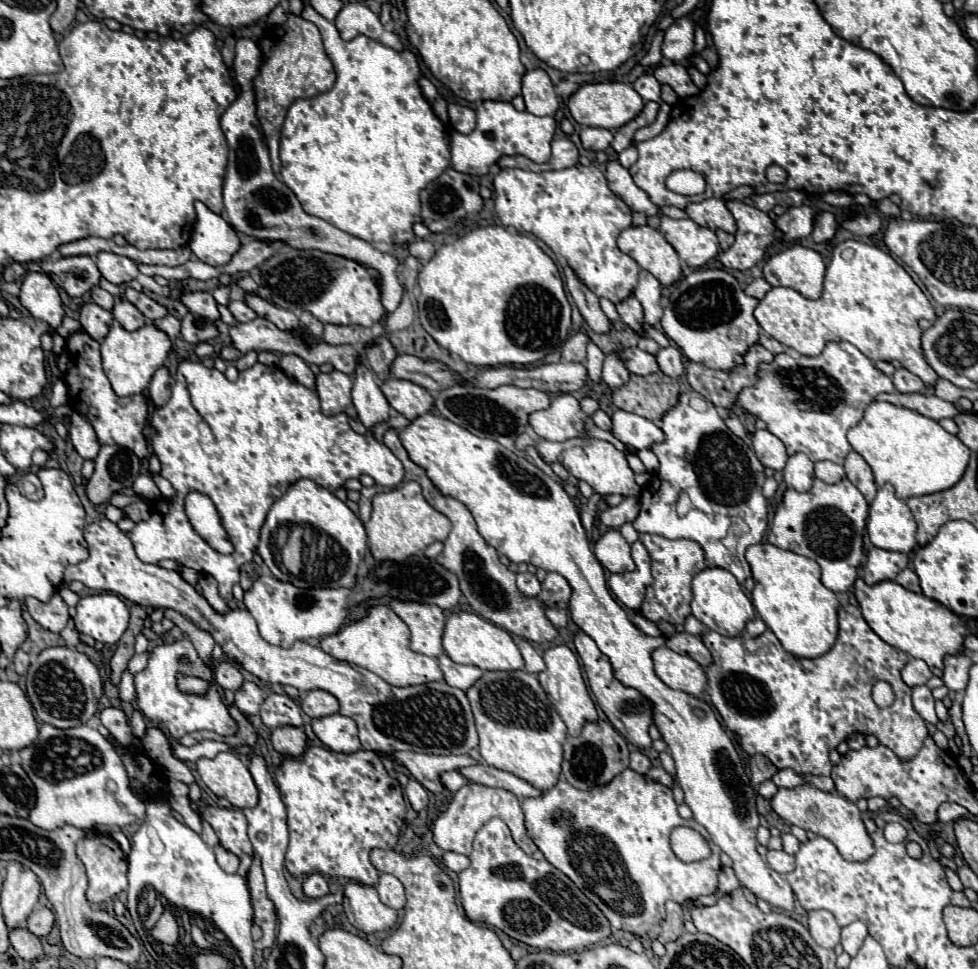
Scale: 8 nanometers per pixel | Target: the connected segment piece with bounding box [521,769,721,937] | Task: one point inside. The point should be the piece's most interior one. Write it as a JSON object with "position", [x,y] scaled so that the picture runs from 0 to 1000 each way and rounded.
{"position":[627,869]}

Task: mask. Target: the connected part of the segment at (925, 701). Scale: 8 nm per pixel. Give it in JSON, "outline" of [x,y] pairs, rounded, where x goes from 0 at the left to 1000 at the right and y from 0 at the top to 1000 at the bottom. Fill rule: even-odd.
{"outline":[[[948,707],[936,709],[934,711],[934,730],[936,734],[948,744],[948,746],[958,746],[958,738],[956,738],[956,730],[954,730],[956,721],[952,717],[952,711]]]}

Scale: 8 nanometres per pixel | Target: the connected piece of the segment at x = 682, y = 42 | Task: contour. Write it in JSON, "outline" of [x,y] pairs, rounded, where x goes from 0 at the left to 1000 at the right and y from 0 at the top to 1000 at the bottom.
{"outline":[[[704,18],[692,20],[682,32],[676,46],[678,61],[684,63],[698,63],[709,55],[709,22]]]}

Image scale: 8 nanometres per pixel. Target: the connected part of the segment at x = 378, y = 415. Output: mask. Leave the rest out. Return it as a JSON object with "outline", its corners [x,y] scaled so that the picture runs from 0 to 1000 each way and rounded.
{"outline":[[[367,375],[361,389],[361,418],[375,445],[398,432],[398,416],[385,397],[383,385],[373,375]]]}

